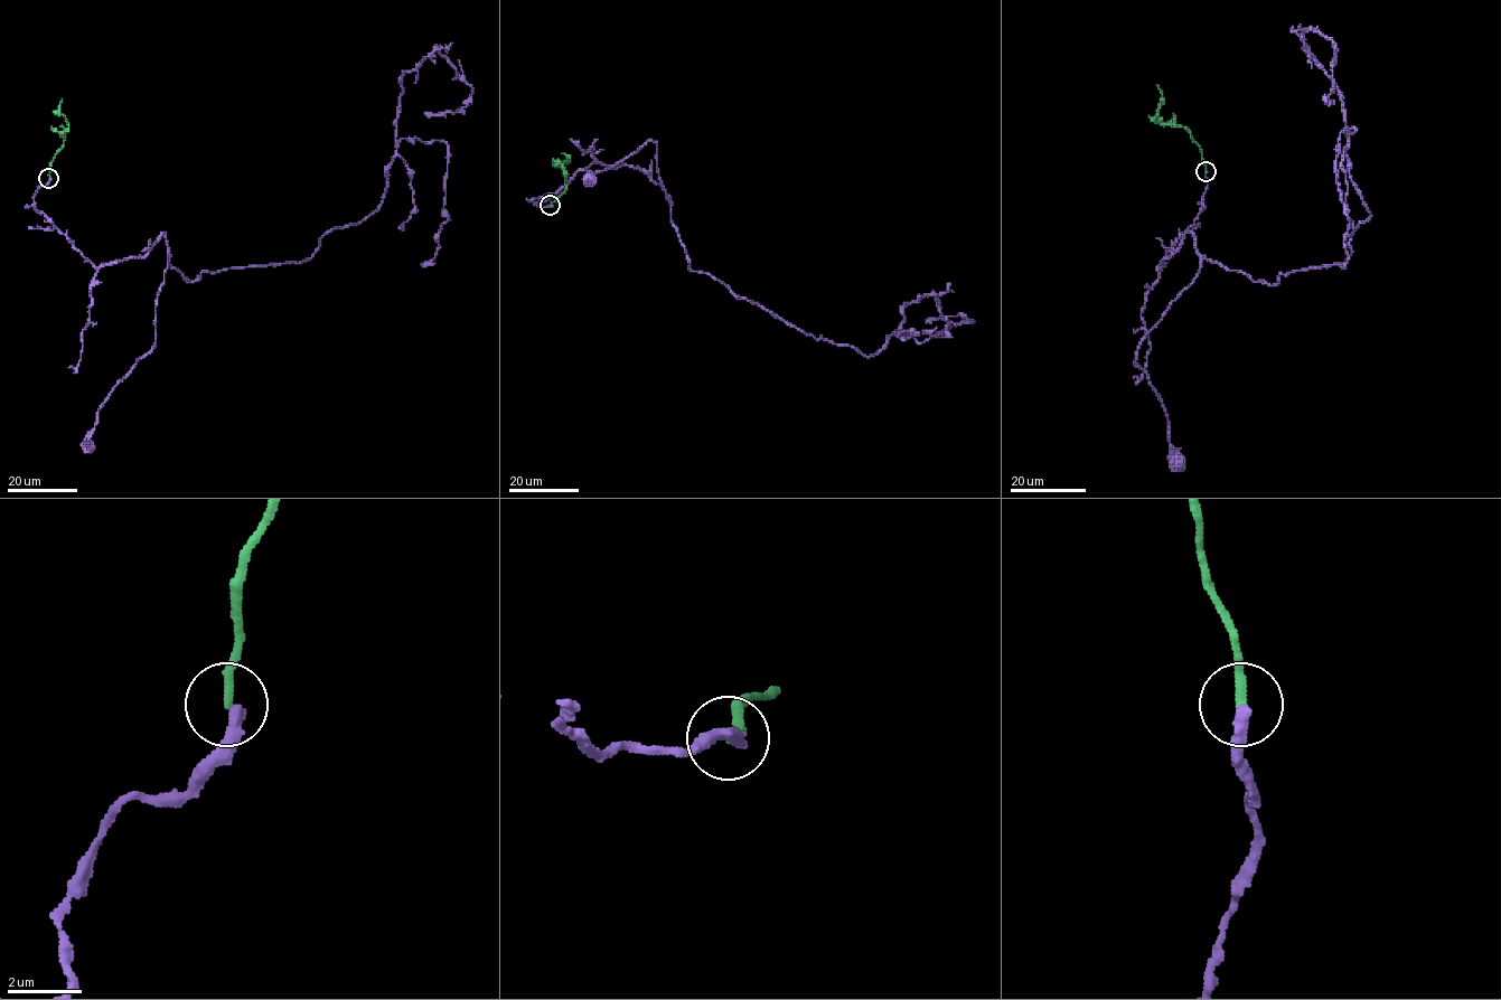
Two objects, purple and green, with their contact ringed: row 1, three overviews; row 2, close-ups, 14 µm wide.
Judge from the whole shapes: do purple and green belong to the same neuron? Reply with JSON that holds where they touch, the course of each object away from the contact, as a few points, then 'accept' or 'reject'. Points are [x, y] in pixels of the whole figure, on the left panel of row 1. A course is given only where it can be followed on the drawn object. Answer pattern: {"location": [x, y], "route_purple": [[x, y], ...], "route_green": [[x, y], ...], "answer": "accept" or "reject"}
{"location": [48, 178], "route_purple": [[49, 178], [36, 210], [97, 269], [142, 257], [162, 234], [168, 247], [155, 346], [104, 403], [88, 446]], "route_green": [[49, 178], [54, 156], [62, 147], [62, 132], [68, 129], [58, 110], [62, 98]], "answer": "reject"}

